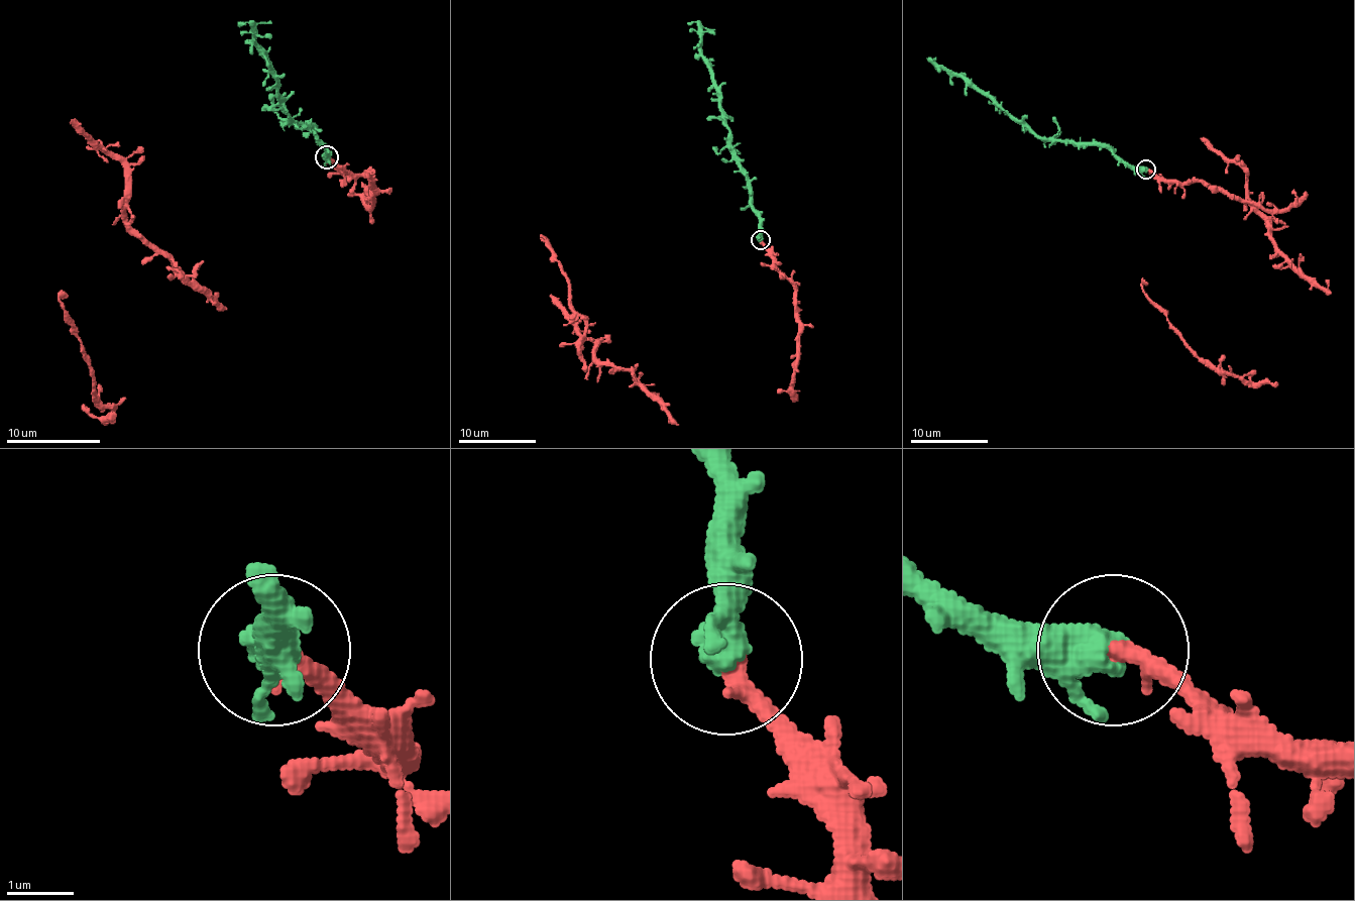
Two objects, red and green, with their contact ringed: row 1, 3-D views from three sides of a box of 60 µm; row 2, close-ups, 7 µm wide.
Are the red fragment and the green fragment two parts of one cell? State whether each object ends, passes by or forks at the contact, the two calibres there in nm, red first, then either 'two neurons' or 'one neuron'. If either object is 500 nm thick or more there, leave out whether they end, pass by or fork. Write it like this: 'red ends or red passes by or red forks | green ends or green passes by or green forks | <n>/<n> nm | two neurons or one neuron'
red ends | green passes by | 320/420 nm | one neuron

